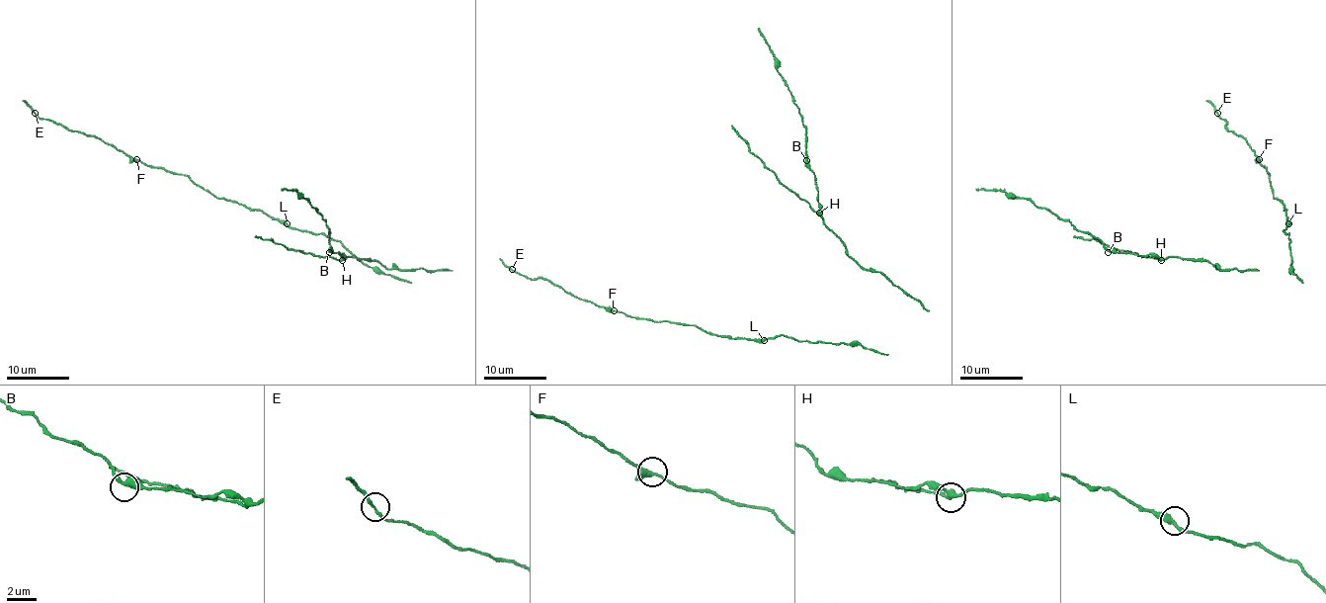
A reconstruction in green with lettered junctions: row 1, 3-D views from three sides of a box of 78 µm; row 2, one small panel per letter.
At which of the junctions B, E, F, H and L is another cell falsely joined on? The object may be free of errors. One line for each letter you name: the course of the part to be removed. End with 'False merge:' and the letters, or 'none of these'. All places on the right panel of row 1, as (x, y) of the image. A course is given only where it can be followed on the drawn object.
False merge: none of these

